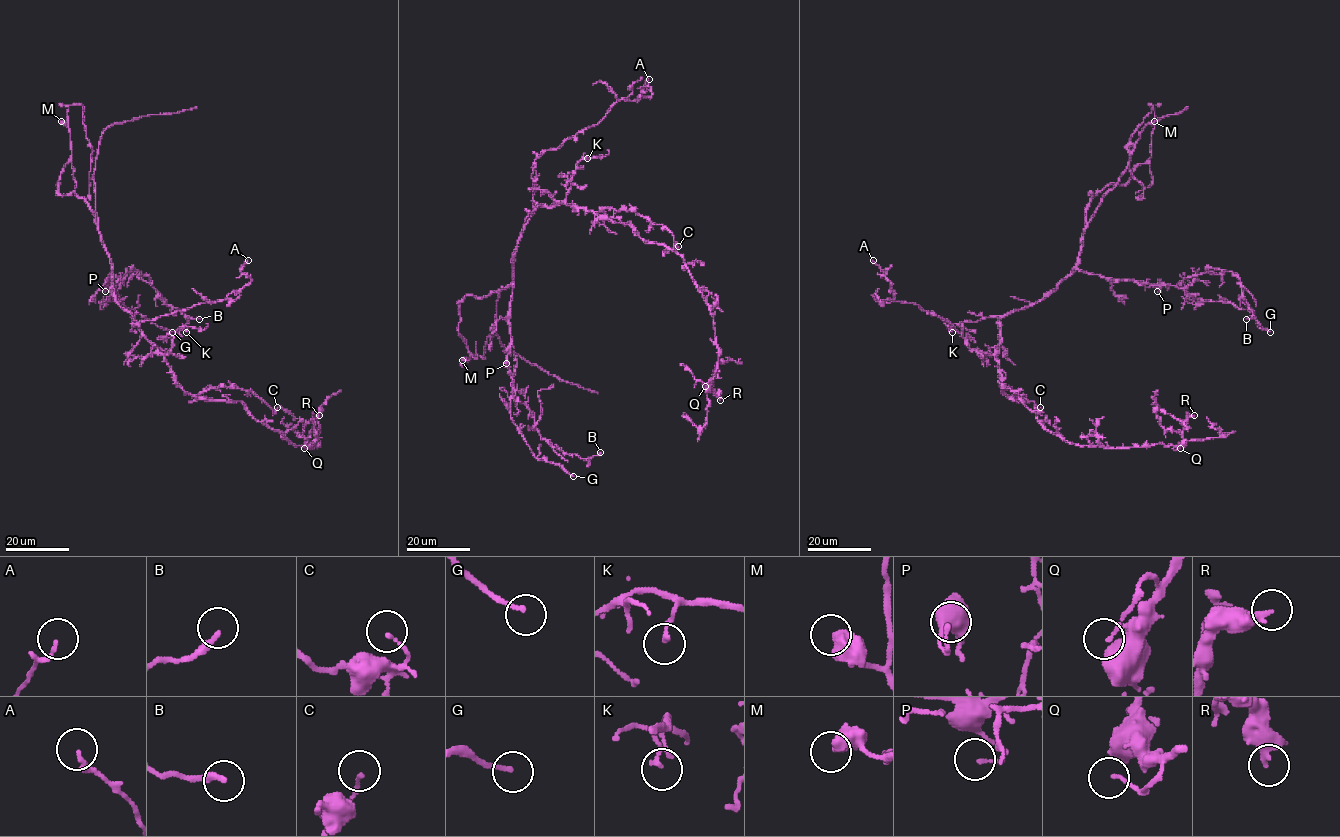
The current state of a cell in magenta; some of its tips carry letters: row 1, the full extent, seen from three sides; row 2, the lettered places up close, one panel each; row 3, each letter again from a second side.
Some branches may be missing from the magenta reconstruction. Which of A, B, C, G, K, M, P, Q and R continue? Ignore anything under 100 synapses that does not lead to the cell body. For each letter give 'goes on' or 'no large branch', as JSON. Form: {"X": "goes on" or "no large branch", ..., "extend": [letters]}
{"A": "no large branch", "B": "no large branch", "C": "no large branch", "G": "goes on", "K": "no large branch", "M": "no large branch", "P": "no large branch", "Q": "no large branch", "R": "no large branch", "extend": ["G"]}

